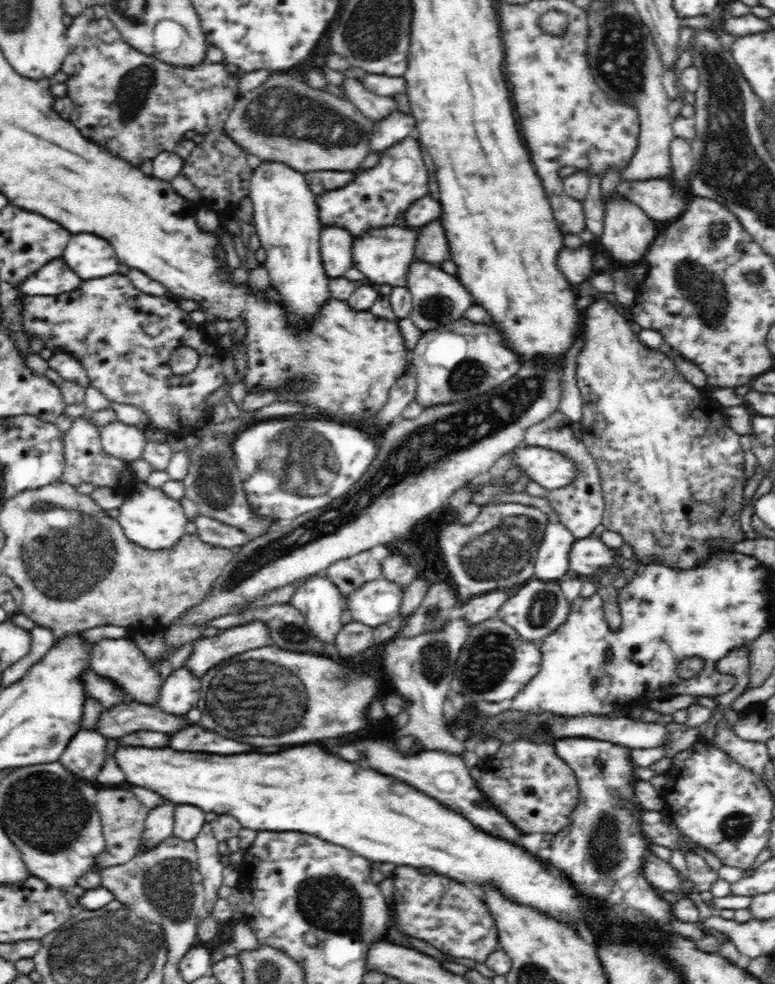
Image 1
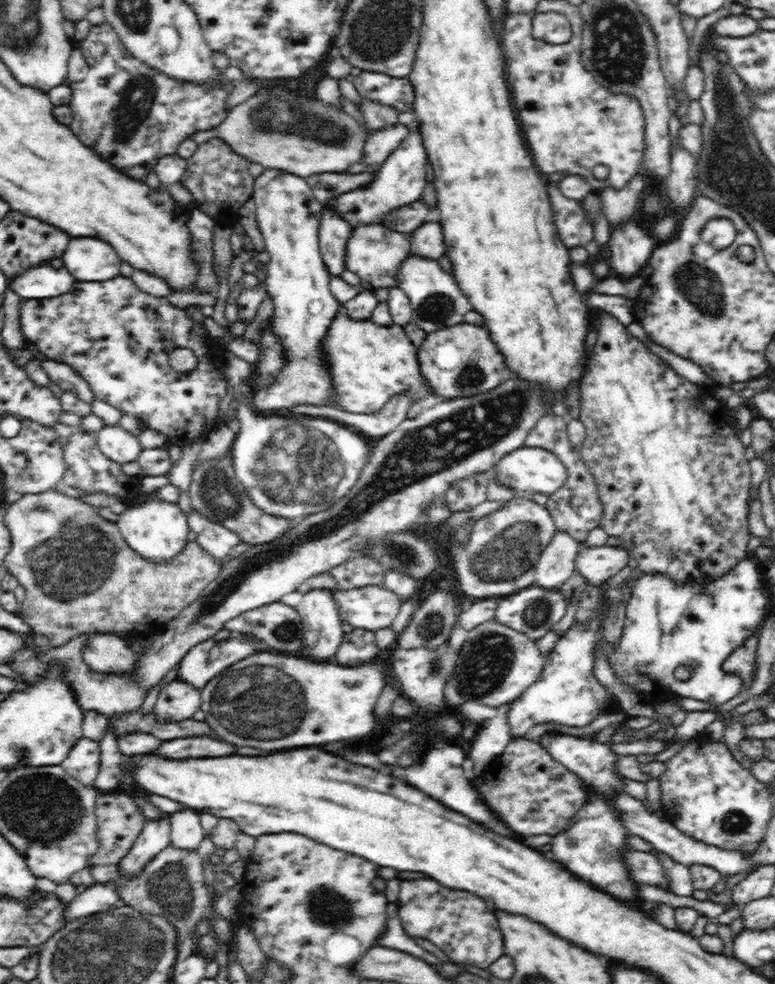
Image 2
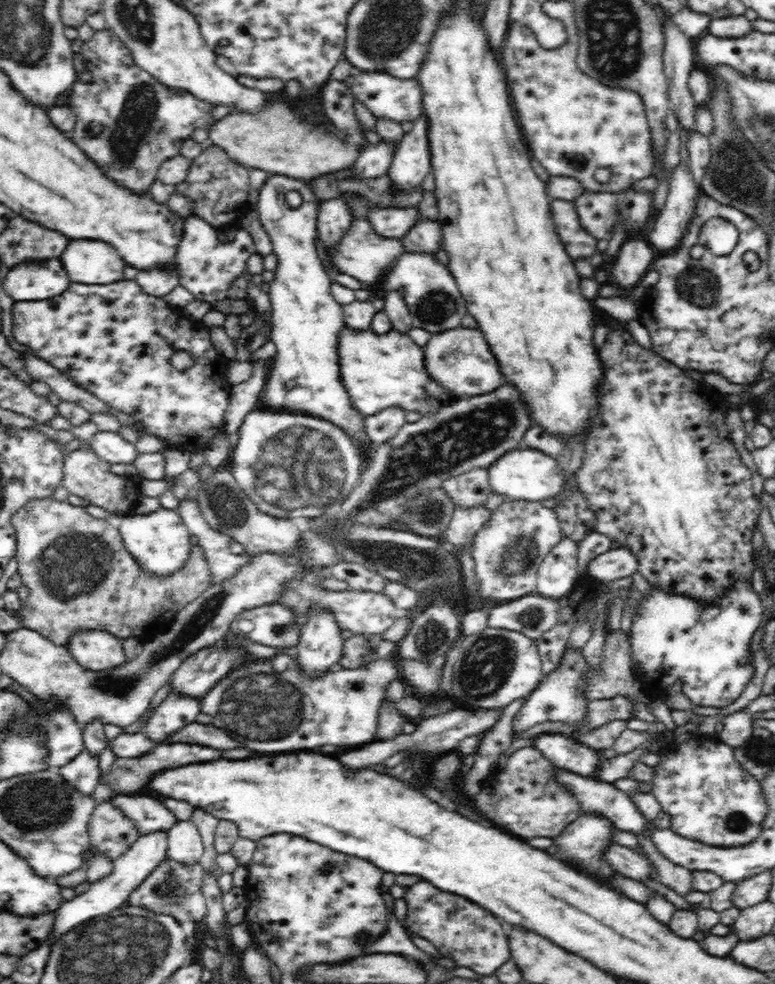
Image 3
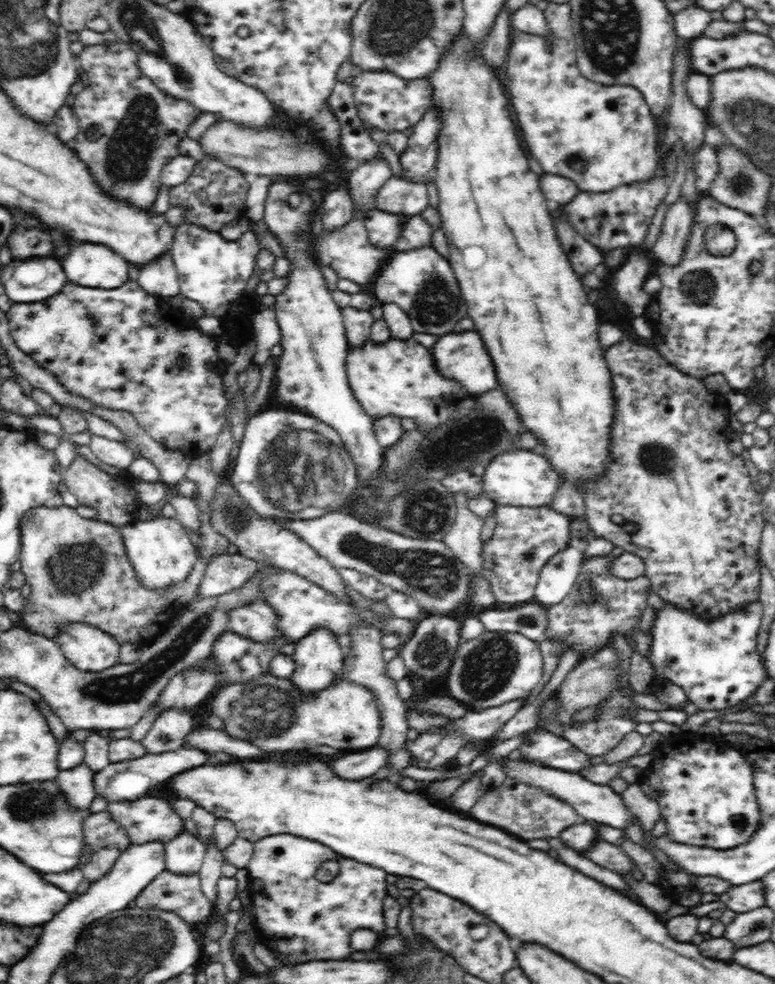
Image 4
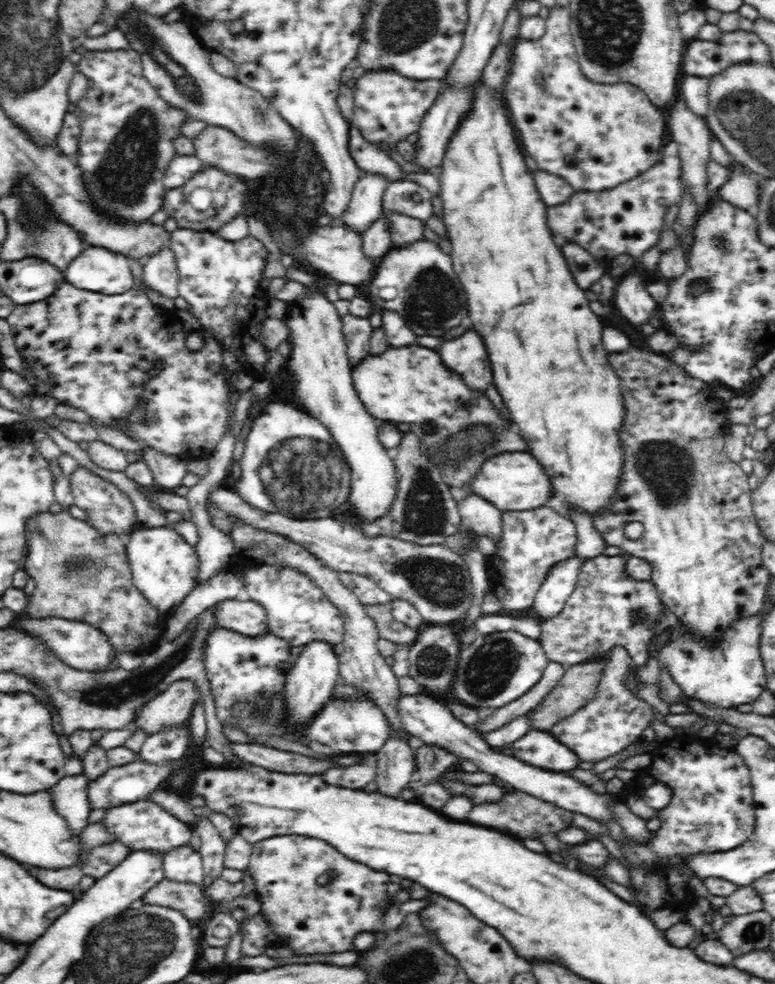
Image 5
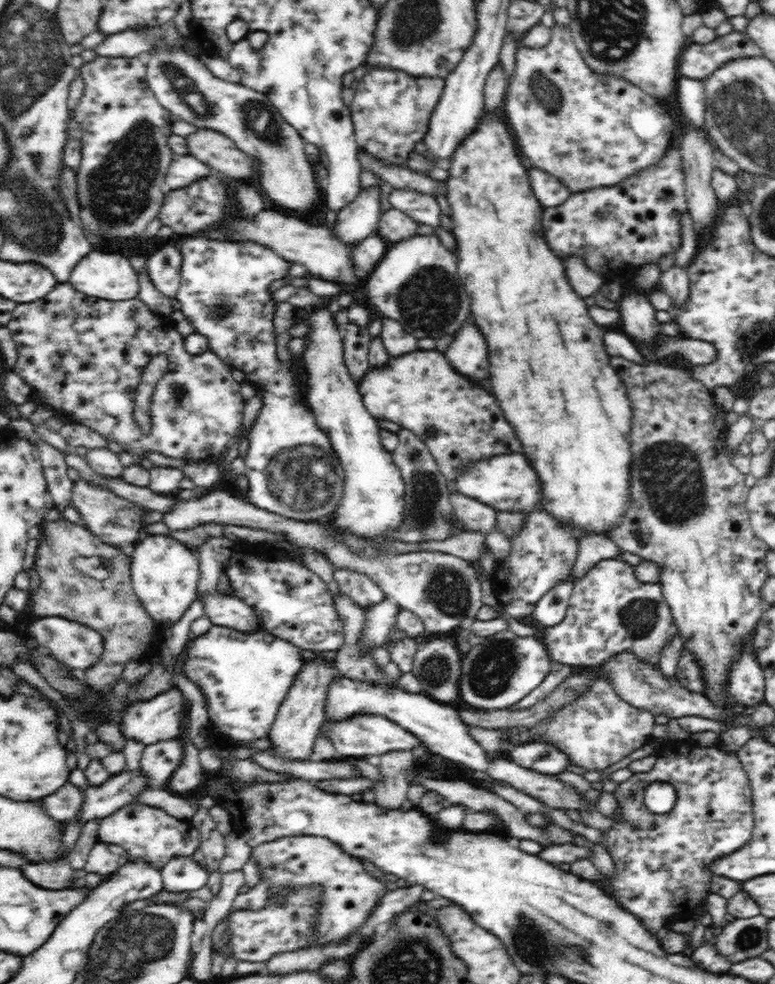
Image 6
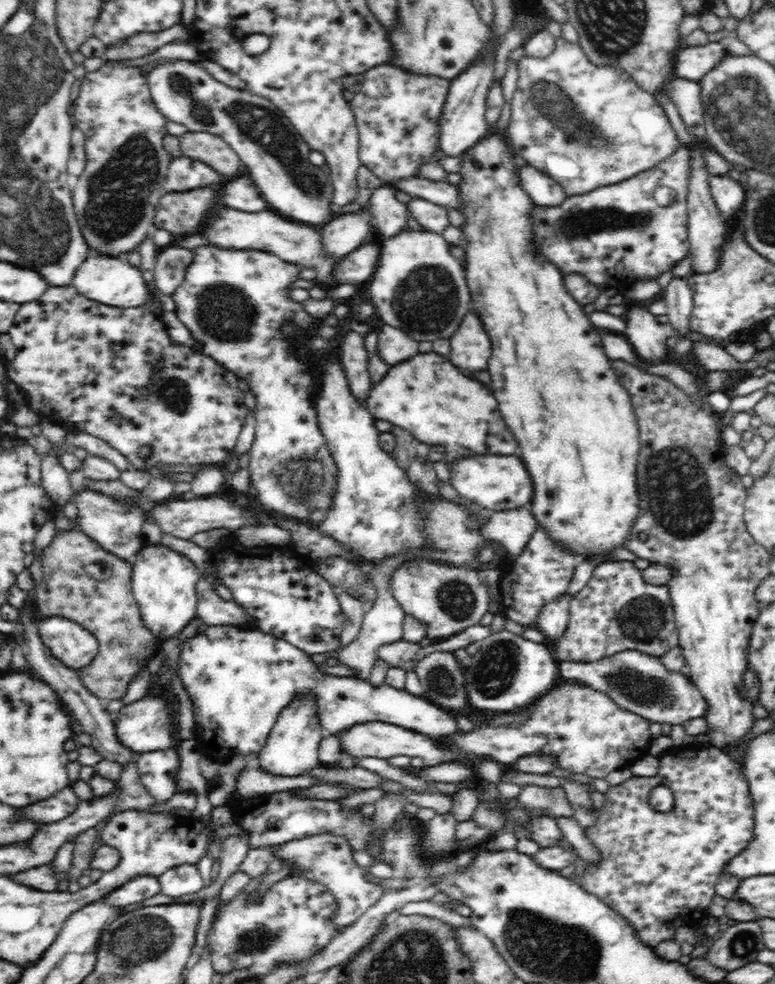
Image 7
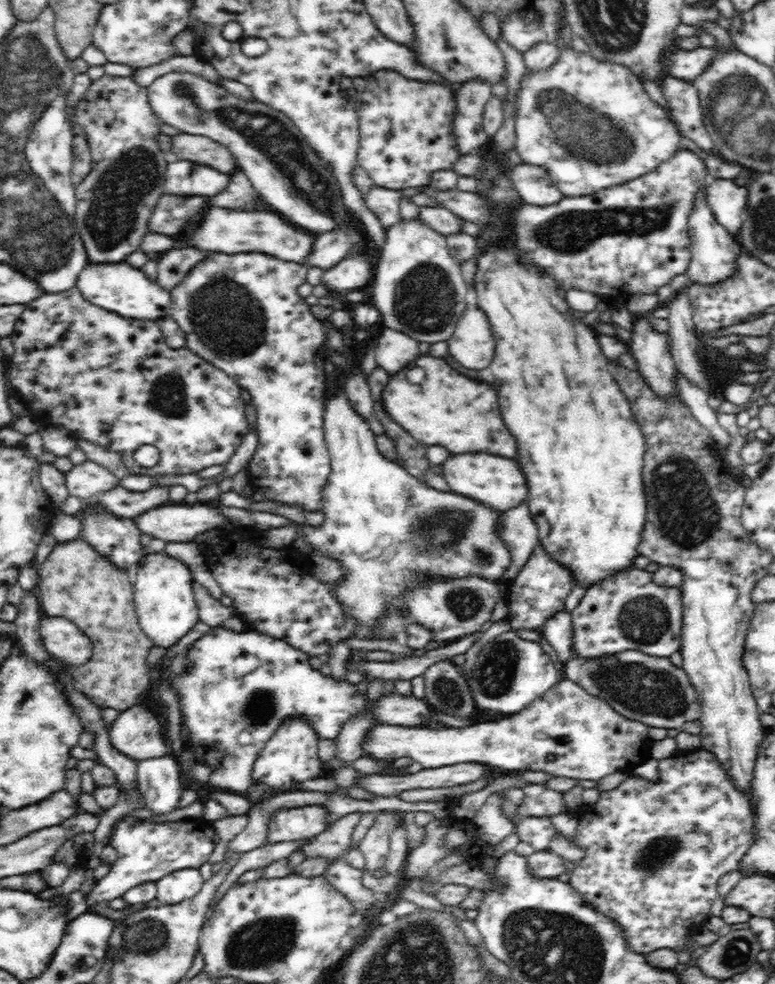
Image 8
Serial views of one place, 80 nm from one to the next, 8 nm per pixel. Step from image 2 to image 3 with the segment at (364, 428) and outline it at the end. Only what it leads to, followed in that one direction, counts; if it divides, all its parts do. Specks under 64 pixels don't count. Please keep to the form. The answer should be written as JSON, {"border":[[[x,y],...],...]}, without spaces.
{"border":[[[398,407],[386,408],[374,414],[372,417],[365,417],[365,432],[375,444],[382,444],[387,440],[394,439],[400,428],[406,424],[406,411]]]}

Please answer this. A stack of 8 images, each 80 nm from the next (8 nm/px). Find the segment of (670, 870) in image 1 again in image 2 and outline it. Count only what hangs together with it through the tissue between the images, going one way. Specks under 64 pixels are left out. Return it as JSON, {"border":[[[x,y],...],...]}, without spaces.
{"border":[[[624,849],[621,852],[621,861],[627,864],[630,877],[636,884],[642,883],[661,889],[670,888],[664,869],[652,853]]]}

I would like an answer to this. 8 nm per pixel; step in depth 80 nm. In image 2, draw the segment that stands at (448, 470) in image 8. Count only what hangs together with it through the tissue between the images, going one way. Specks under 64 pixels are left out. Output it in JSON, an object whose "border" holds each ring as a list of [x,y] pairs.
{"border":[[[526,444],[504,456],[494,468],[500,484],[518,492],[546,494],[546,496],[554,494],[565,483],[568,474],[566,466],[556,455],[542,448],[528,447]]]}

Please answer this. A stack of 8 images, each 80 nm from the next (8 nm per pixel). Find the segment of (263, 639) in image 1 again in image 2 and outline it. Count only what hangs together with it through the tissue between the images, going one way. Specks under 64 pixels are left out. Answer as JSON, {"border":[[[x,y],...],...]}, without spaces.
{"border":[[[247,634],[242,635],[243,637],[218,642],[209,639],[207,642],[196,644],[179,662],[177,678],[201,691],[206,682],[235,666],[246,656],[270,648],[262,640]]]}

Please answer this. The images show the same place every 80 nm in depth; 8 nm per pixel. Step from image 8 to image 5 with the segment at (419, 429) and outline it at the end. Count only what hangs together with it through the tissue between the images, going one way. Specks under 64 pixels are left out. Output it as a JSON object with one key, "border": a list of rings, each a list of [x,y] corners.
{"border":[[[417,343],[402,348],[389,347],[386,352],[378,356],[369,354],[366,358],[362,358],[360,364],[352,366],[351,373],[354,389],[366,411],[374,419],[379,422],[408,424],[411,432],[415,433],[418,439],[425,446],[429,446],[430,451],[434,453],[441,450],[444,440],[458,434],[462,428],[474,424],[486,424],[488,428],[492,428],[494,436],[498,436],[492,448],[474,454],[469,460],[458,462],[456,466],[444,465],[439,474],[449,487],[466,489],[469,493],[469,482],[476,473],[480,472],[486,458],[502,452],[528,451],[527,442],[518,434],[514,434],[516,430],[510,430],[506,420],[502,420],[500,412],[486,398],[486,394],[482,396],[482,392],[466,388],[464,380],[460,376],[454,376],[454,372],[450,372],[442,364],[442,358],[434,350],[418,346]]]}

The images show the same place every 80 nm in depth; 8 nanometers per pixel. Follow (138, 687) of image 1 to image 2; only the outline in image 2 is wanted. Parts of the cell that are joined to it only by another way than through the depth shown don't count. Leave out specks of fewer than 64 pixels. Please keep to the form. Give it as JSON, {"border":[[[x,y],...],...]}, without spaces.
{"border":[[[93,633],[82,647],[83,661],[93,672],[132,674],[138,653],[126,644],[126,638],[112,633]]]}

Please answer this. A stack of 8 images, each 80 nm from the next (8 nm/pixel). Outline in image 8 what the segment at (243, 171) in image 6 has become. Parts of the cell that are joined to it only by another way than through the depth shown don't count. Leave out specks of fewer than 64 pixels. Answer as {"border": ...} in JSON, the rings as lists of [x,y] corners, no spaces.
{"border":[[[175,134],[171,136],[170,152],[176,154],[178,160],[189,160],[232,174],[236,170],[236,160],[228,149],[207,136],[192,134]]]}

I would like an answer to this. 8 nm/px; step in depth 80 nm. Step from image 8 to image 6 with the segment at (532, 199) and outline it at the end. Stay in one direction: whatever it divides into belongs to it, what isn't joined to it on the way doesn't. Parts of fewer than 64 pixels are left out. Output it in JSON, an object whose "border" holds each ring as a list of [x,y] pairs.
{"border":[[[536,167],[528,169],[527,173],[532,191],[544,208],[552,208],[557,207],[559,204],[564,204],[571,196],[568,188],[555,176]]]}

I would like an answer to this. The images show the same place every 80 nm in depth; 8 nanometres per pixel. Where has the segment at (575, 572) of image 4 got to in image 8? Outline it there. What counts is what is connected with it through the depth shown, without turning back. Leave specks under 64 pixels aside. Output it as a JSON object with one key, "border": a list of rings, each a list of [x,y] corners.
{"border":[[[562,608],[560,612],[554,612],[552,616],[544,622],[544,628],[540,632],[543,638],[546,638],[548,644],[554,648],[558,654],[558,660],[563,664],[573,662],[575,656],[572,655],[572,644],[574,644],[574,635],[572,635],[572,617],[571,613]]]}

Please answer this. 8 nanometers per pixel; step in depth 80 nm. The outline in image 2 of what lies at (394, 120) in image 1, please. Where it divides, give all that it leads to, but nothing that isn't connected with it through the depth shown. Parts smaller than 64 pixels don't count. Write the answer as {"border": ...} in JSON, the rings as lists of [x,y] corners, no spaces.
{"border":[[[399,123],[384,130],[374,130],[367,136],[367,141],[363,146],[362,164],[367,164],[373,172],[376,171],[380,164],[384,164],[390,152],[394,152],[399,143],[404,140],[409,128],[410,125],[406,127]]]}

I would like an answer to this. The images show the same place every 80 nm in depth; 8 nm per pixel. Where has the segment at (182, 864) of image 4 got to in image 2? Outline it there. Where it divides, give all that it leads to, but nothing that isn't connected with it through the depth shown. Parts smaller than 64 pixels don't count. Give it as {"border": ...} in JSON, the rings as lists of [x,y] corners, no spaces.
{"border":[[[190,807],[170,814],[170,840],[172,846],[182,850],[197,850],[202,838],[204,838],[199,814],[200,811]]]}

